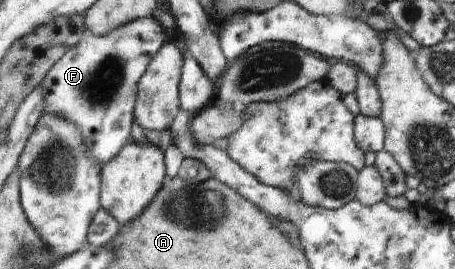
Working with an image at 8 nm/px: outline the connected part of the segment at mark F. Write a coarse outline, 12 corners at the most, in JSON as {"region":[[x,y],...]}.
{"region":[[156,17],[88,33],[44,76],[43,113],[102,164],[131,139]]}

